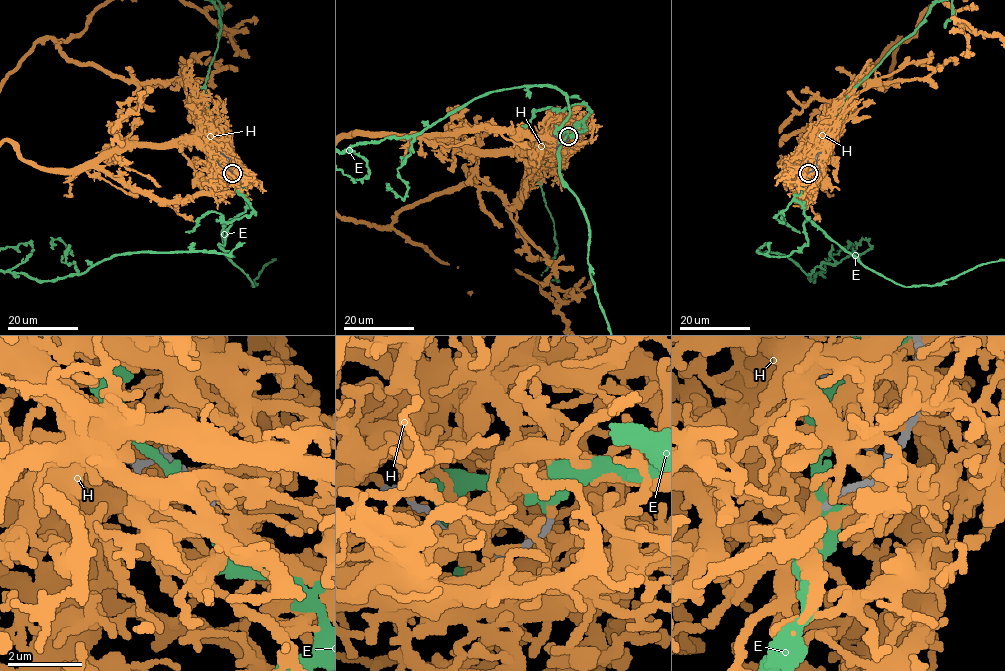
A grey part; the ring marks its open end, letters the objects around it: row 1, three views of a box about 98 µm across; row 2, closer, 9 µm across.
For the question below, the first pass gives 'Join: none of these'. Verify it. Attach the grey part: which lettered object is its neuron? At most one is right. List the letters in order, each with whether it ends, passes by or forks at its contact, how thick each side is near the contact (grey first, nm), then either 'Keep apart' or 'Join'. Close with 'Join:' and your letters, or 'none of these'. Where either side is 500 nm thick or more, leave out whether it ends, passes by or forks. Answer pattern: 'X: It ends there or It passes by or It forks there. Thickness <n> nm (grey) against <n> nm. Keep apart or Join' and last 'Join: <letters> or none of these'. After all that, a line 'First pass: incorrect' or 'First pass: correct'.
E: It passes by. Thickness 180 nm (grey) against 320 nm. Keep apart
H: It forks there. Thickness 160 nm (grey) against 340 nm. Keep apart
Join: none of these
First pass: correct

